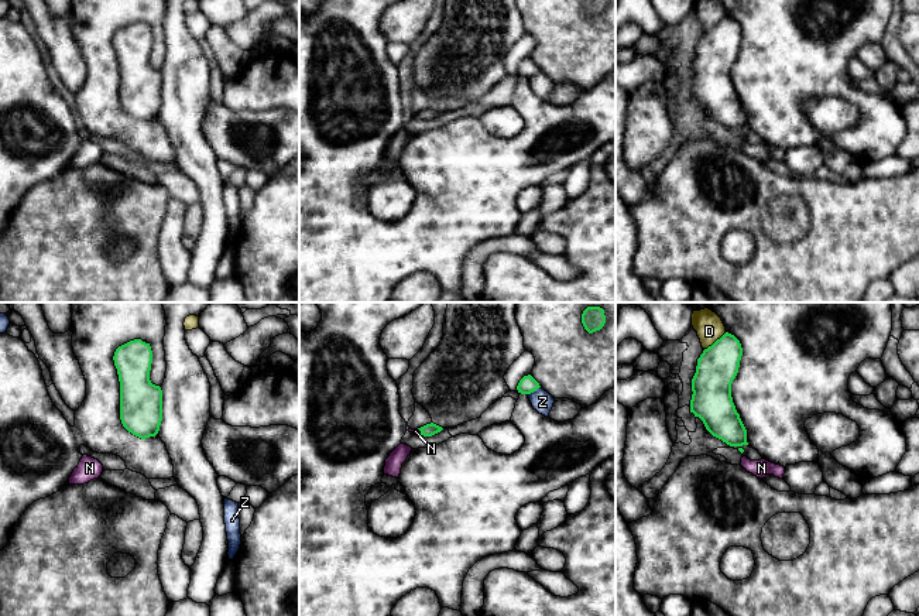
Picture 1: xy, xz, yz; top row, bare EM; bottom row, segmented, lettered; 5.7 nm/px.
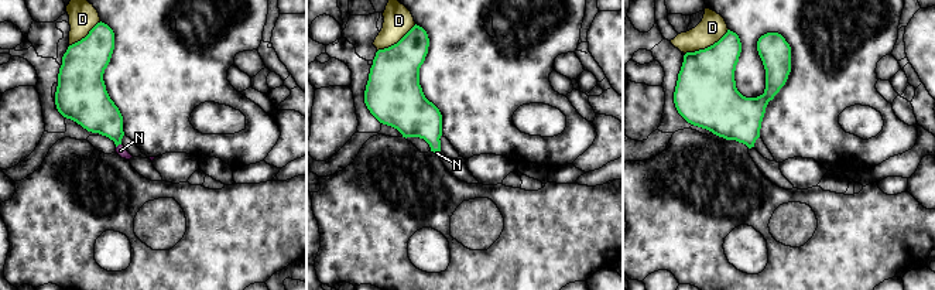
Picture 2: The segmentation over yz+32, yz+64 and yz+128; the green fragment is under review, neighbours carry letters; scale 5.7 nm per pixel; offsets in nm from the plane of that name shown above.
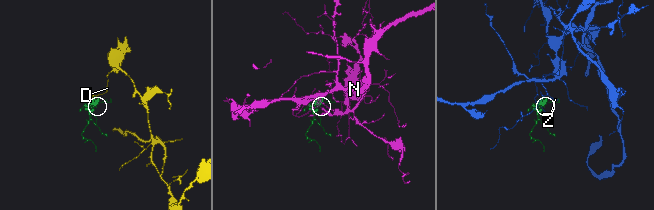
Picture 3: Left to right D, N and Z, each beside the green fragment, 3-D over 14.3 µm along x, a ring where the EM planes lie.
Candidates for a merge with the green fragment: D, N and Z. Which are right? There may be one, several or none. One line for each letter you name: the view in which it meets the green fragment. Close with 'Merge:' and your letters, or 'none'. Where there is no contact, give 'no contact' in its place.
N: contact in xz
Merge: N

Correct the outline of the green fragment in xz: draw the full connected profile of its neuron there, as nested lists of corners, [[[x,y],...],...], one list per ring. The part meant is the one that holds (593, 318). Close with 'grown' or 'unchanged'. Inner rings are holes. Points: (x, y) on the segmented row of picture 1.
[[[587,307],[582,314],[582,324],[589,333],[600,331],[606,324],[604,309],[600,307]]] | unchanged

